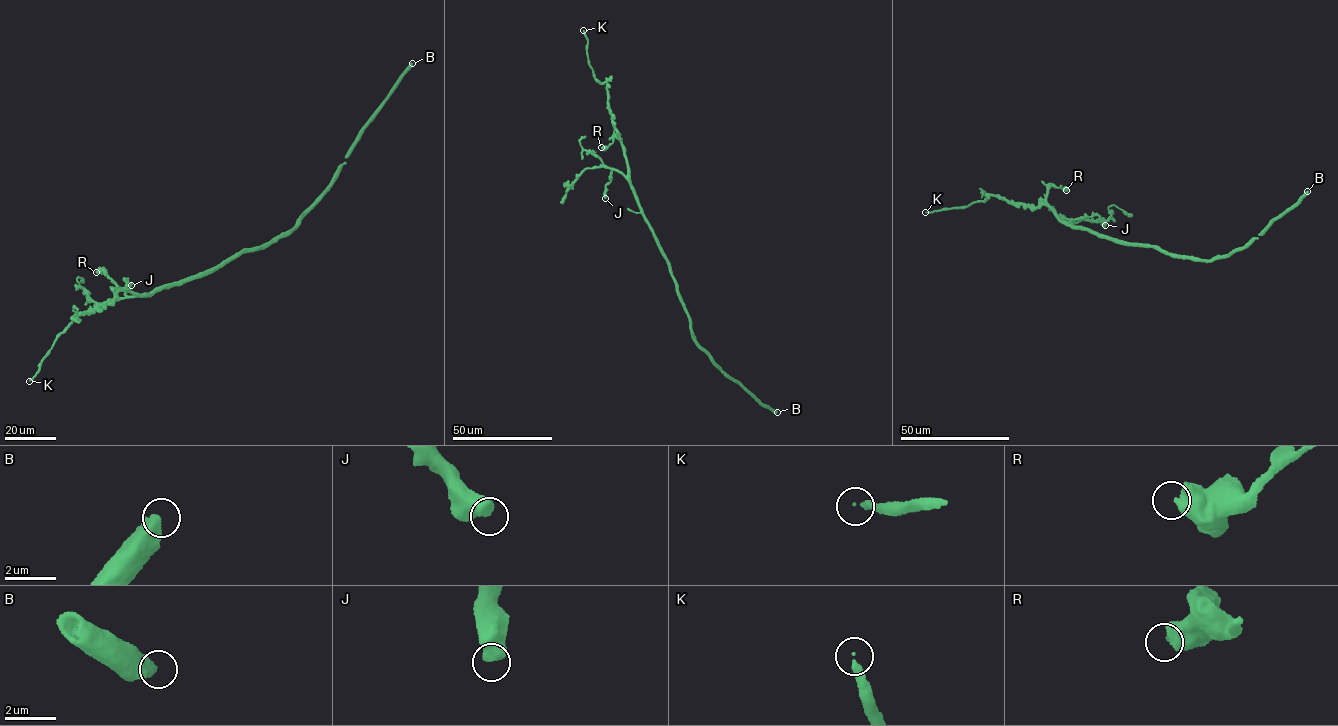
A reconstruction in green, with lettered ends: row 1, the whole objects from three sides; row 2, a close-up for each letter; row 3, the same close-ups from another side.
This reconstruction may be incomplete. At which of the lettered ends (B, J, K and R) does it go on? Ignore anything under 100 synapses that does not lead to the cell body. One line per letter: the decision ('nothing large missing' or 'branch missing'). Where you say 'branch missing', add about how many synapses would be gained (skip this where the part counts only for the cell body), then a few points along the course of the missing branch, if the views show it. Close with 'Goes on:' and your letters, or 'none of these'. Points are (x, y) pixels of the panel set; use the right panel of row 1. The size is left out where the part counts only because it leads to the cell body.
B: nothing large missing
J: nothing large missing
K: branch missing; about 180 synapses
R: nothing large missing
Goes on: K

